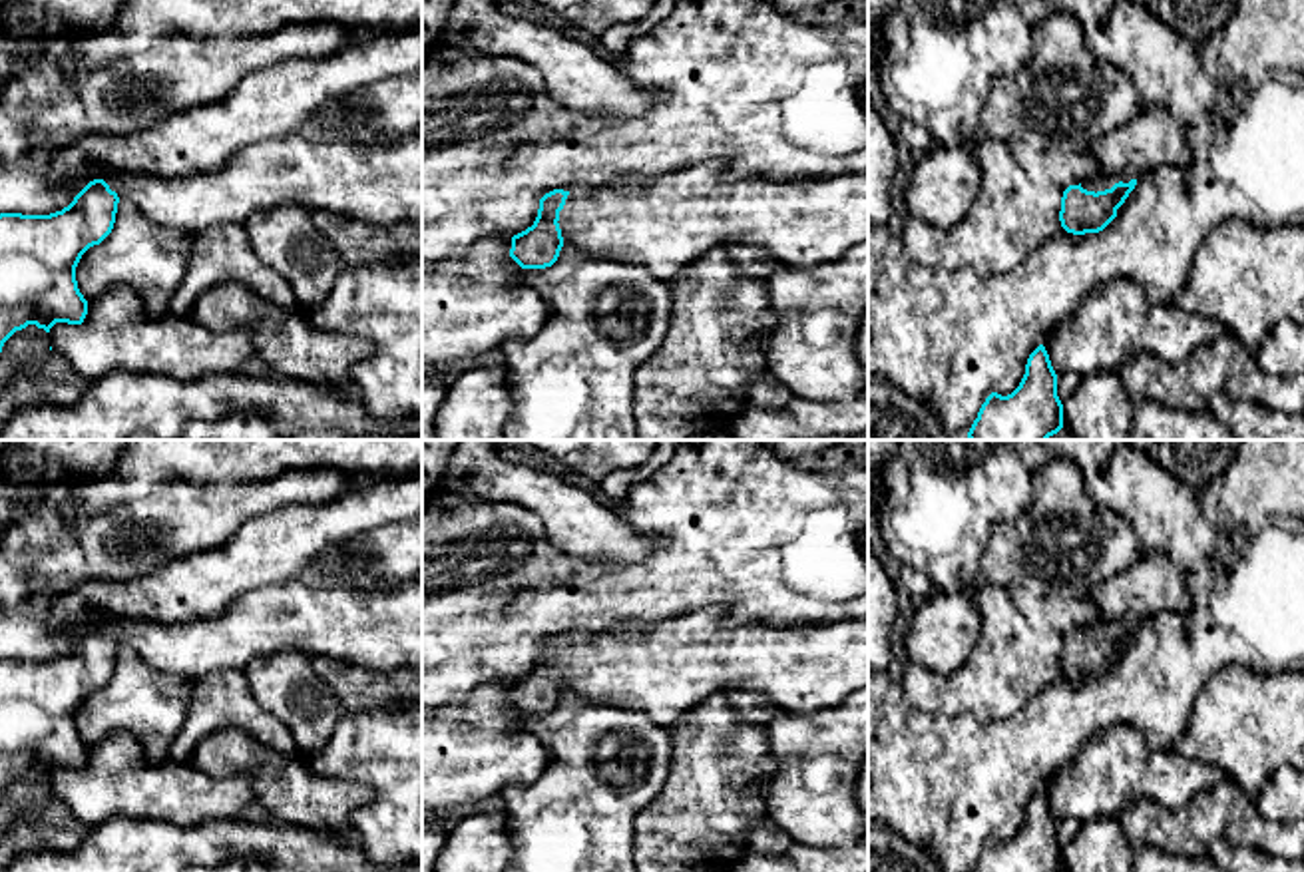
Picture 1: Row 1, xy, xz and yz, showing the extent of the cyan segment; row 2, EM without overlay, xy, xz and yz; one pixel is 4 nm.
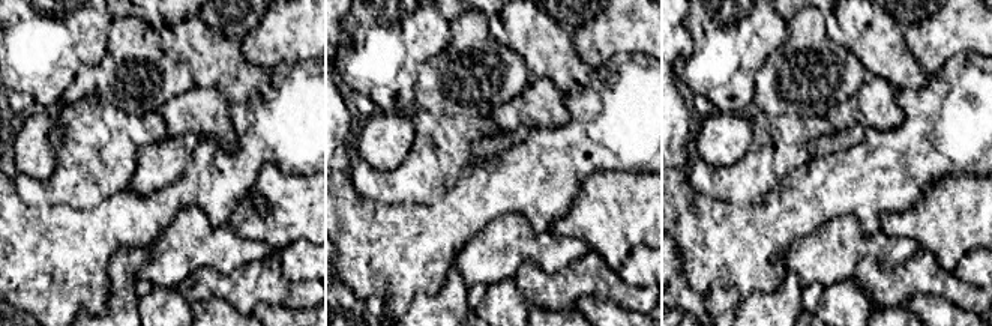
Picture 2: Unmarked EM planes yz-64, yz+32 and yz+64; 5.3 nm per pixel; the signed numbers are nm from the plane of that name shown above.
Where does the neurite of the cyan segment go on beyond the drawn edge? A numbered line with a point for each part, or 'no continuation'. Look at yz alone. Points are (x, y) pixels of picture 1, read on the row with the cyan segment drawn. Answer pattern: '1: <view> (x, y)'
1: yz (1101, 182)

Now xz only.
1: xz (661, 225)

